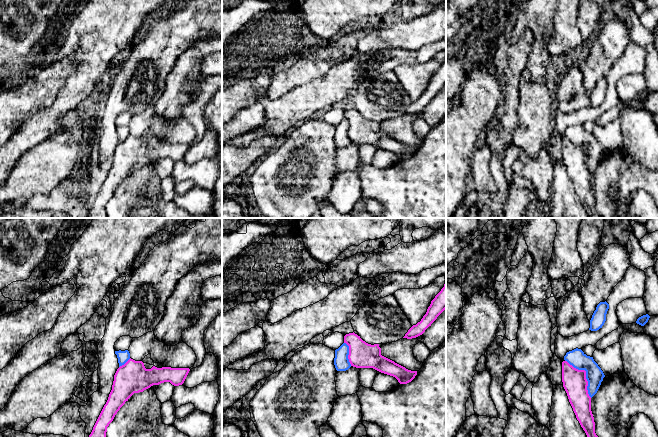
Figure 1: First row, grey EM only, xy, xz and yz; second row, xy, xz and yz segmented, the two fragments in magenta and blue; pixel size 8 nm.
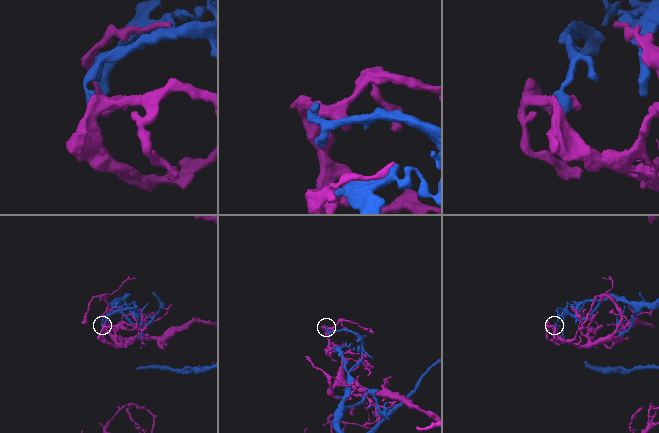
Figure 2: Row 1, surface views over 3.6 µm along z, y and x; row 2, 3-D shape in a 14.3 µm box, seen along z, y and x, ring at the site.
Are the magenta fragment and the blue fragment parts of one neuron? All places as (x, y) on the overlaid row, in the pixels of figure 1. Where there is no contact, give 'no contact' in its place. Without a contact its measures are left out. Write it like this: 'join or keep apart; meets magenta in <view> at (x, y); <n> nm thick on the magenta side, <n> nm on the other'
keep apart; meets magenta in yz at (585, 374); 190 nm thick on the magenta side, 140 nm on the other

